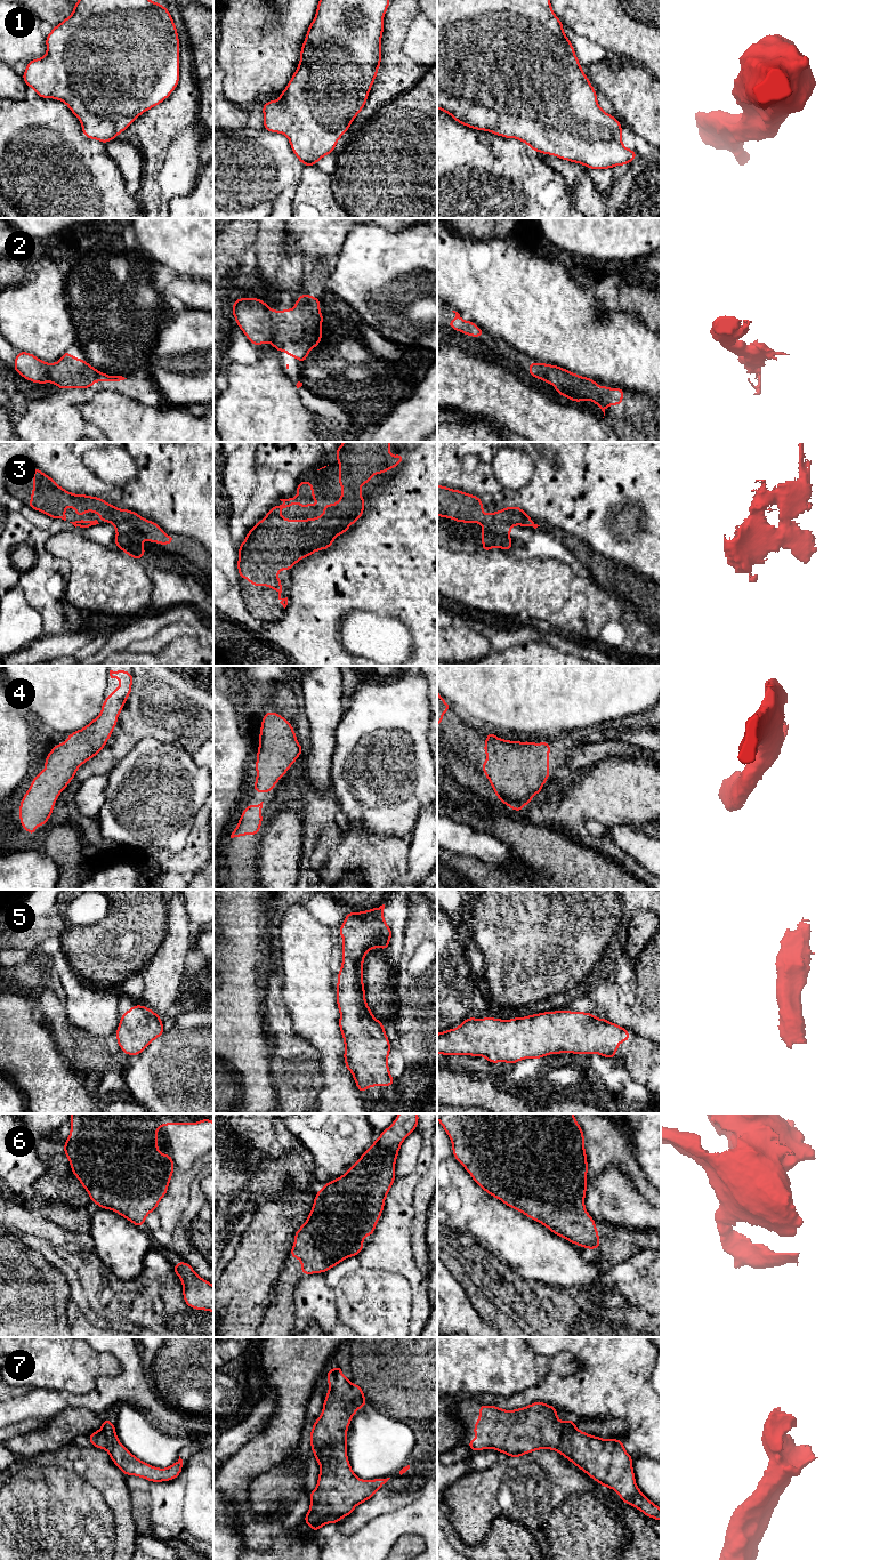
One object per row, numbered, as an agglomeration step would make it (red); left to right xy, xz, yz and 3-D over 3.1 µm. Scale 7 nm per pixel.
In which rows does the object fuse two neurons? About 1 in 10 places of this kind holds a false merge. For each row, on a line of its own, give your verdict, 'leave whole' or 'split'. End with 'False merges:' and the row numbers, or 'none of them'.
1: leave whole
2: leave whole
3: leave whole
4: leave whole
5: leave whole
6: leave whole
7: leave whole
False merges: none of them

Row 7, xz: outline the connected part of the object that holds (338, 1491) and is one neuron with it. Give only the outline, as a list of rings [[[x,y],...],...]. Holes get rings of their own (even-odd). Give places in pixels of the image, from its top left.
[[[341,1366],[326,1373],[329,1392],[325,1395],[321,1416],[315,1421],[310,1431],[310,1448],[321,1467],[317,1486],[309,1492],[310,1507],[305,1515],[306,1522],[314,1532],[328,1523],[338,1523],[342,1518],[353,1513],[354,1508],[370,1499],[390,1479],[362,1480],[353,1472],[347,1457],[347,1429],[355,1413],[366,1405],[363,1390],[352,1384],[341,1374]]]

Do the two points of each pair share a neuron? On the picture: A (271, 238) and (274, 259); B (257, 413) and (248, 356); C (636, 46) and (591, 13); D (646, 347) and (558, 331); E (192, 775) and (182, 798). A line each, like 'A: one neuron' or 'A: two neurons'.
A: one neuron
B: two neurons
C: one neuron
D: one neuron
E: one neuron

